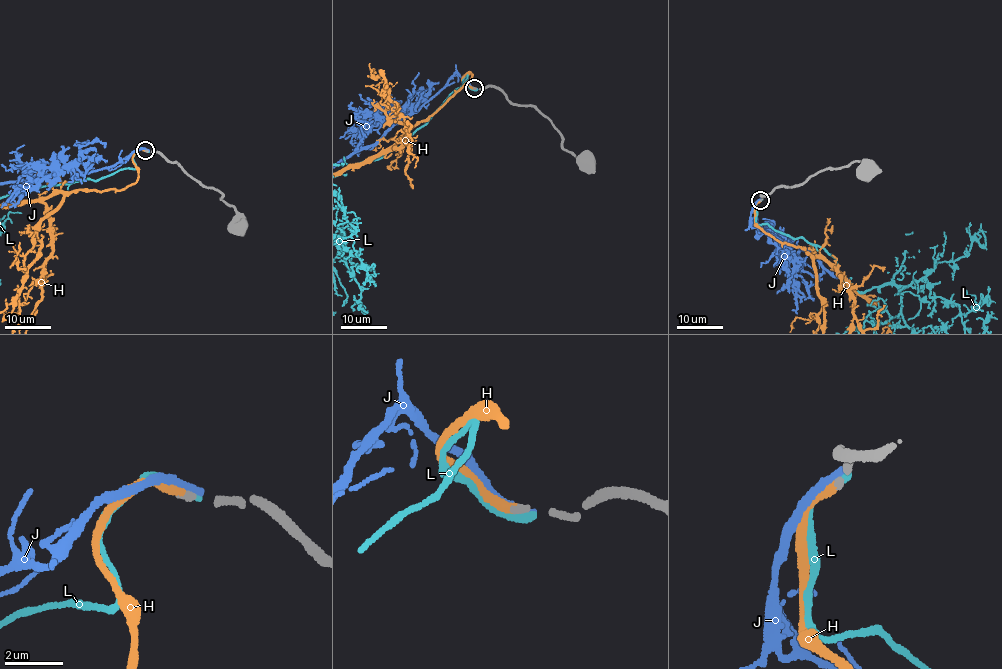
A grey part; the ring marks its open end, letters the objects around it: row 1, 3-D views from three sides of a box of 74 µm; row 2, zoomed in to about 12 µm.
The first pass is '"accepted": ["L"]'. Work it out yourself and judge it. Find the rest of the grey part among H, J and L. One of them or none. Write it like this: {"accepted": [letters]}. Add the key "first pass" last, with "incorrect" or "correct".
{"accepted": ["H"], "first pass": "incorrect"}

